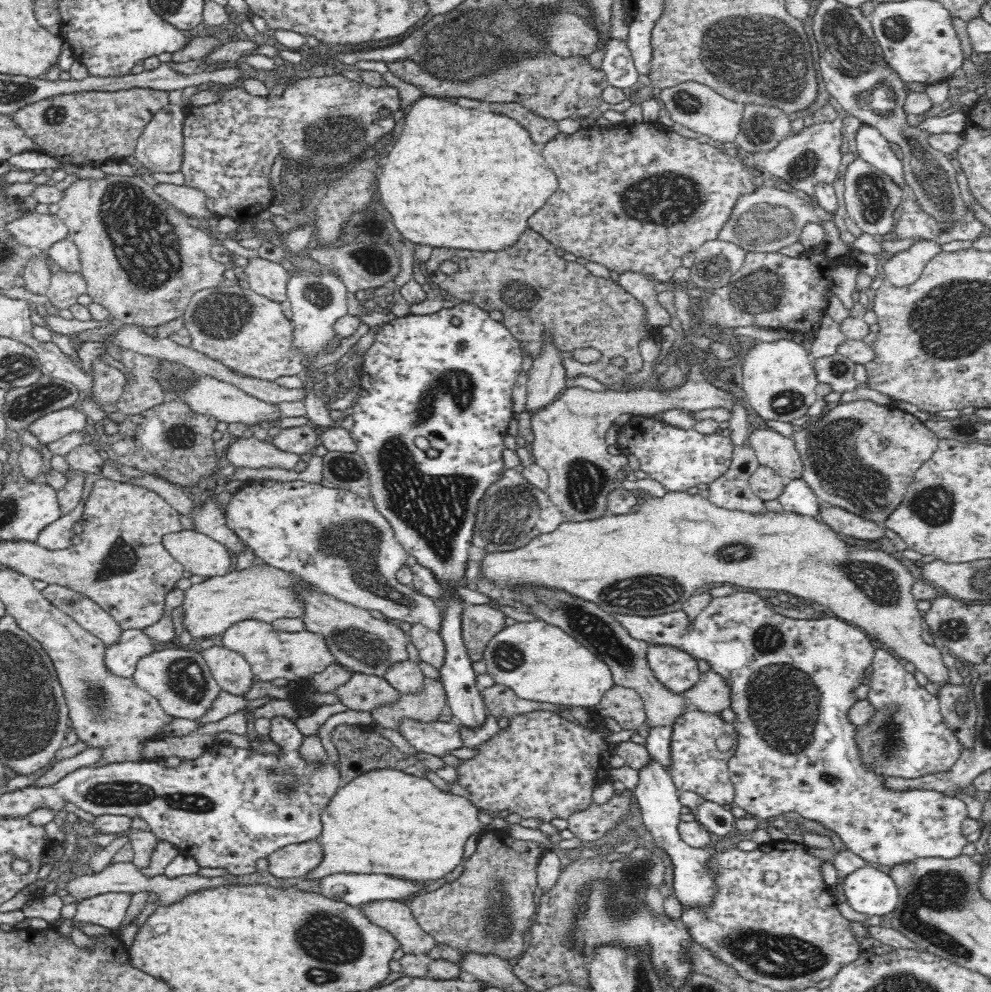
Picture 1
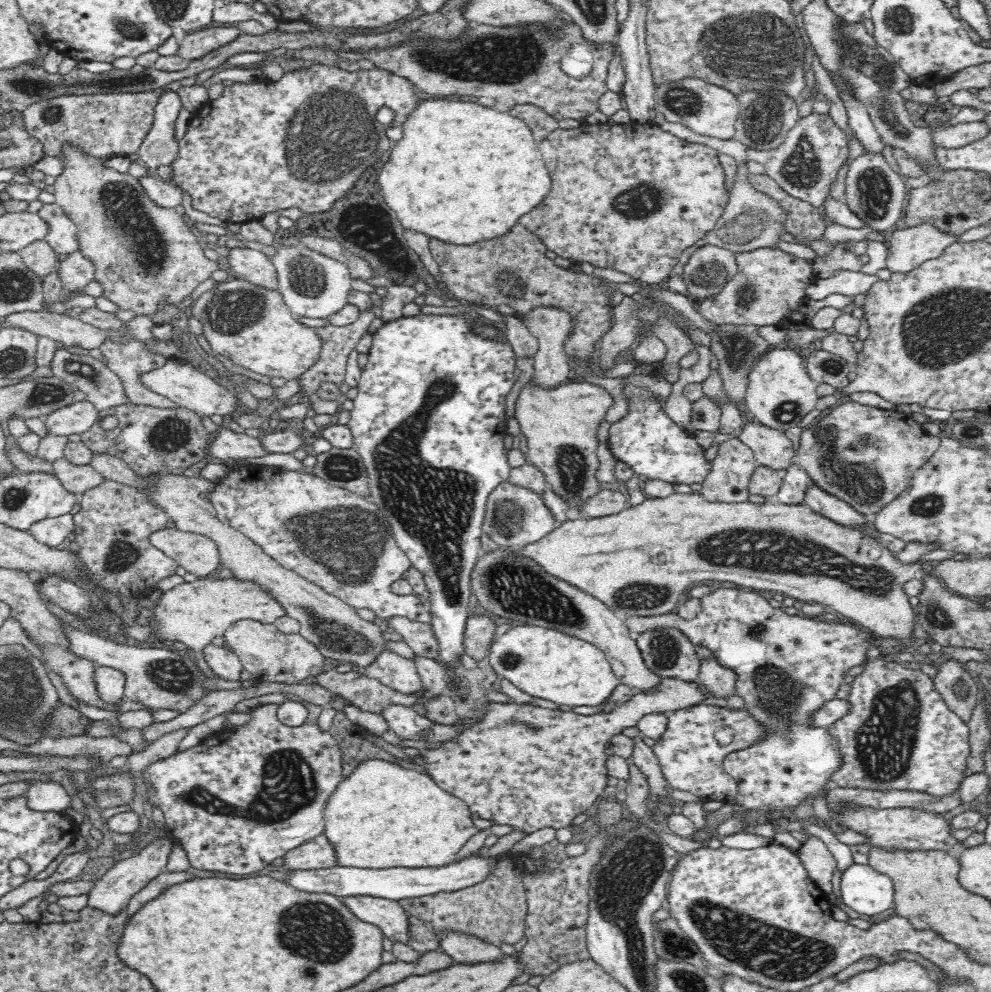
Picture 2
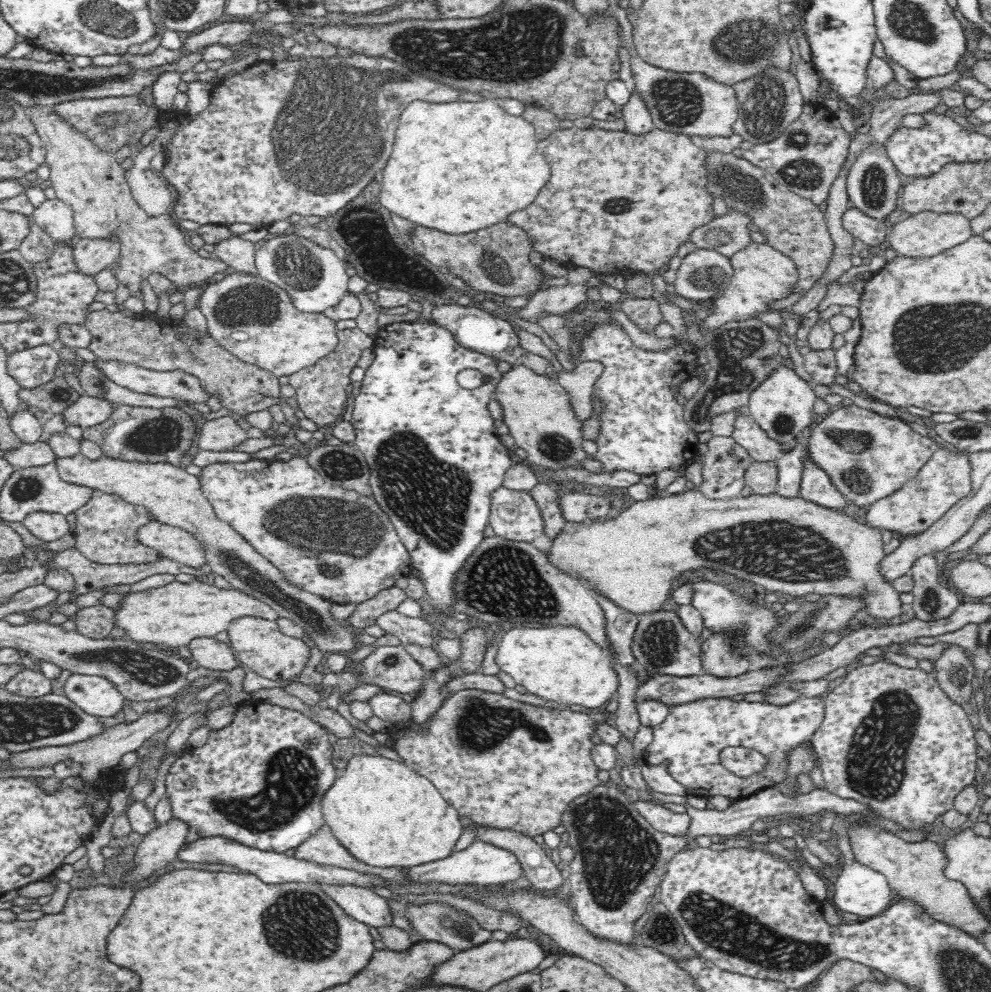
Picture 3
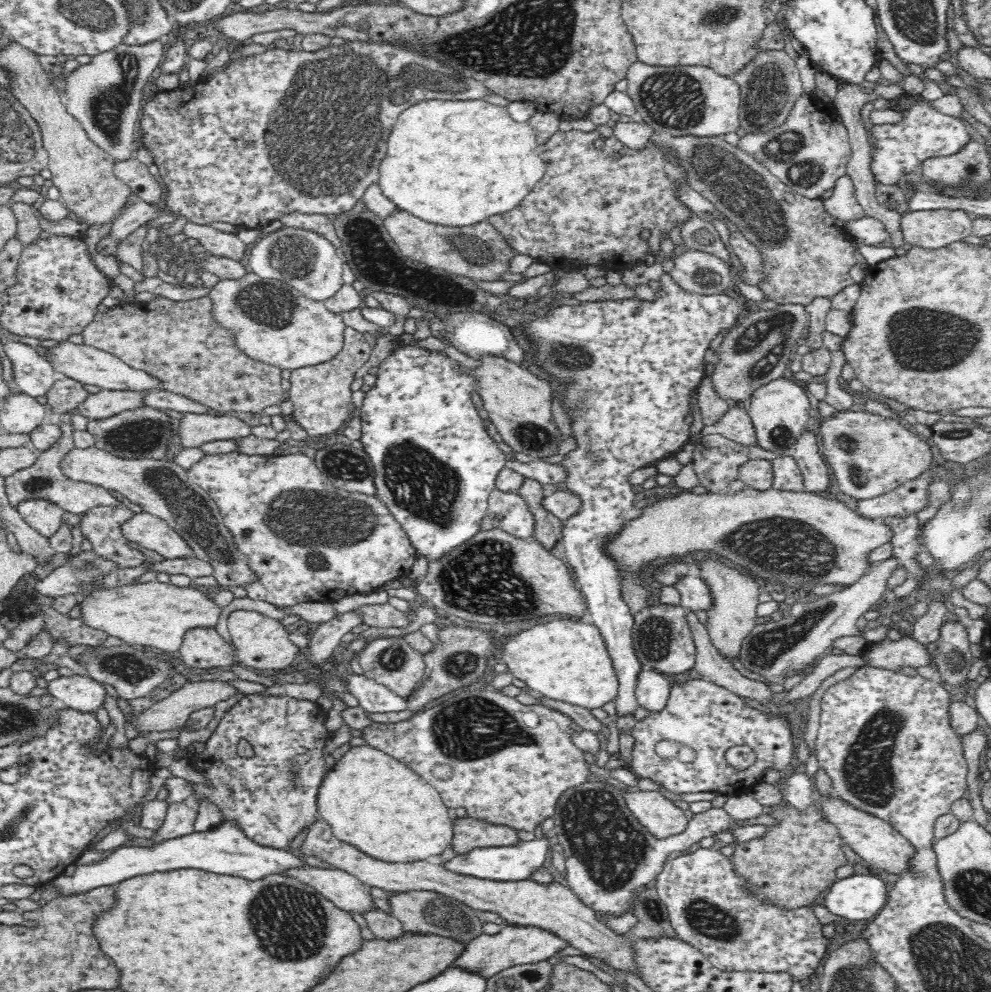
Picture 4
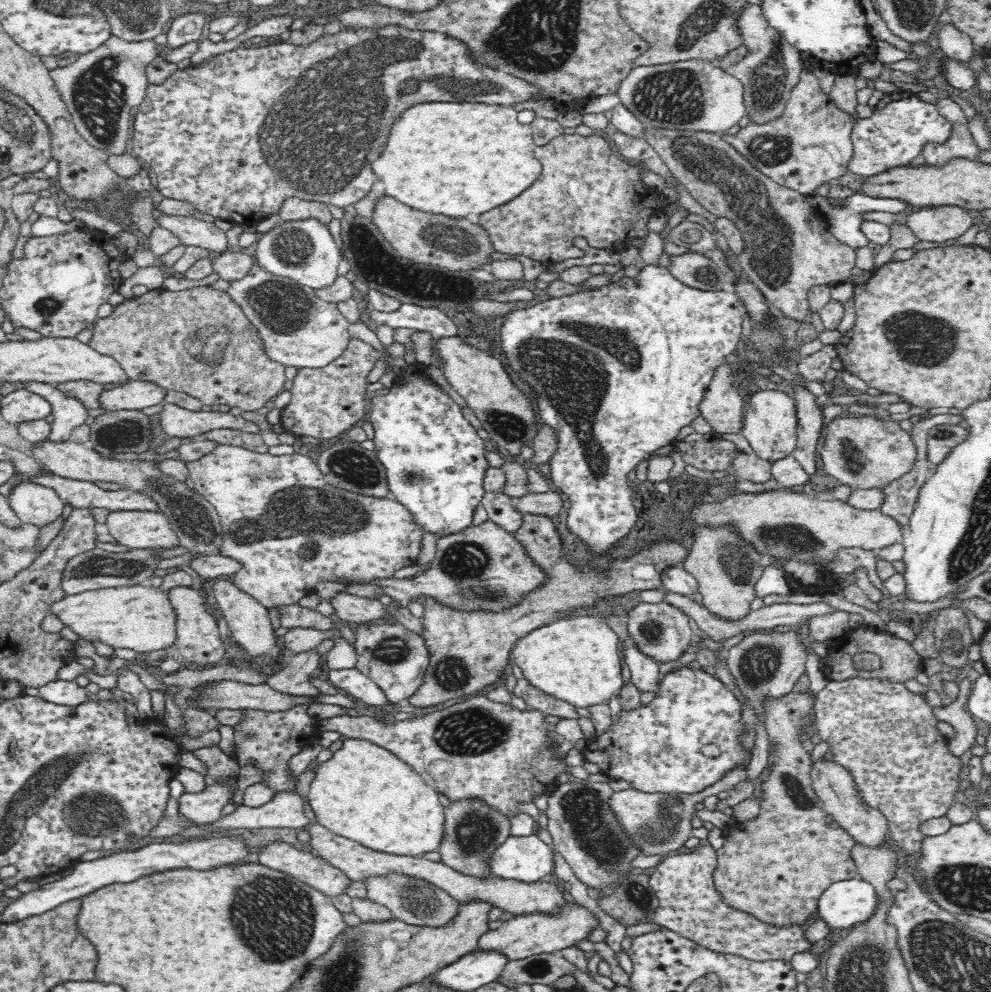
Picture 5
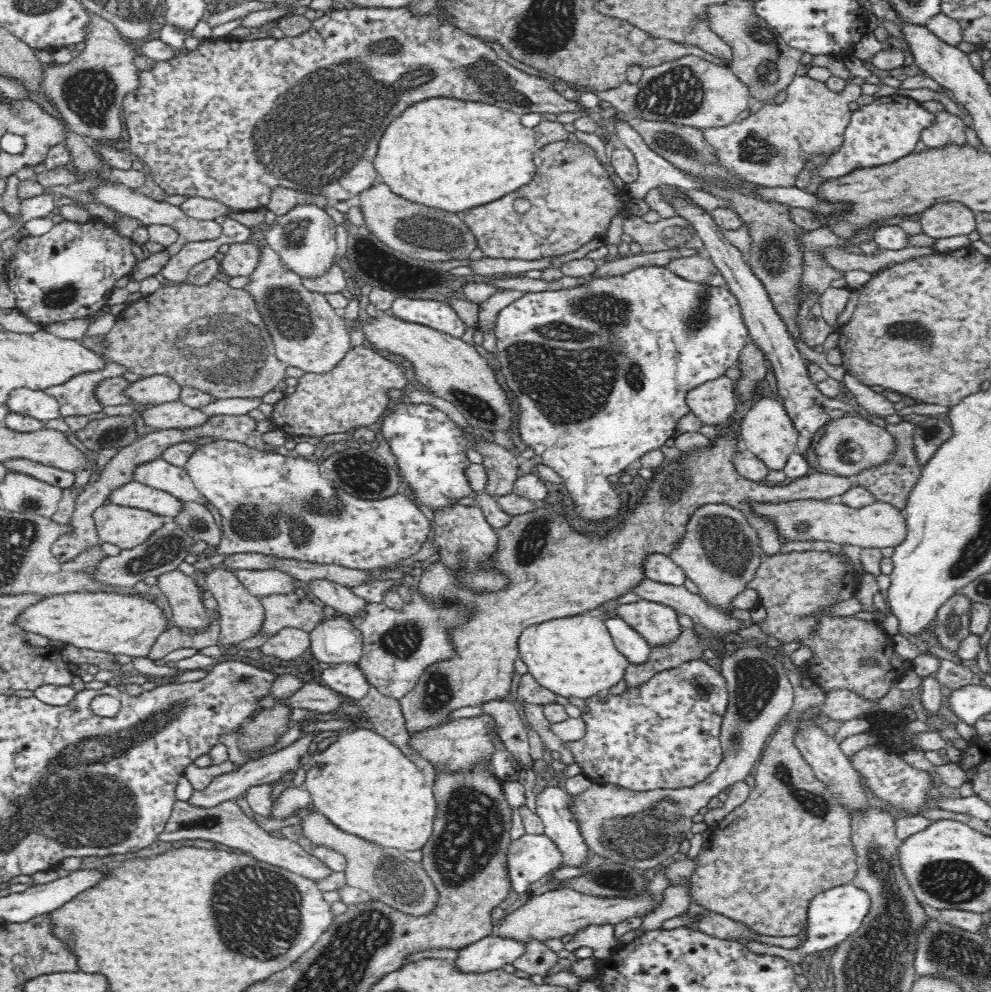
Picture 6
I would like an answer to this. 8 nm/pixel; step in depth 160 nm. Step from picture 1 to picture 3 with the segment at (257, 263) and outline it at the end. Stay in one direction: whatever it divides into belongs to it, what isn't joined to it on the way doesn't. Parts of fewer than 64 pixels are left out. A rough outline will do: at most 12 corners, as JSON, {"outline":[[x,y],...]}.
{"outline":[[234,236],[214,254],[238,273],[260,277],[254,243]]}

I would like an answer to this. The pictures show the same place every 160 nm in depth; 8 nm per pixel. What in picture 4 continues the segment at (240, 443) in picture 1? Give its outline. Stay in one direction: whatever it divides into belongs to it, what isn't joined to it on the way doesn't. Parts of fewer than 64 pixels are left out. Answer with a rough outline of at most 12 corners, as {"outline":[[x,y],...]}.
{"outline":[[184,414],[184,448],[237,440],[251,427],[234,414]]}

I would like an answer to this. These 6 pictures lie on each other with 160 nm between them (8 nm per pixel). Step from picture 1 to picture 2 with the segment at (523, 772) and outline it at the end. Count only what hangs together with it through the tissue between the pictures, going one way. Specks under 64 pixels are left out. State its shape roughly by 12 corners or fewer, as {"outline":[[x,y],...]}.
{"outline":[[663,678],[610,712],[490,703],[423,749],[426,775],[496,824],[570,828],[606,748],[700,705]]}

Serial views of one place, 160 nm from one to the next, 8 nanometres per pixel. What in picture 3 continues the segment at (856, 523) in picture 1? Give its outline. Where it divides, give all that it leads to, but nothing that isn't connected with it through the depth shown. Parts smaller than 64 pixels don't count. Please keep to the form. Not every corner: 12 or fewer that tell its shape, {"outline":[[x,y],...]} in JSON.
{"outline":[[807,455],[799,496],[848,510],[845,496]]}

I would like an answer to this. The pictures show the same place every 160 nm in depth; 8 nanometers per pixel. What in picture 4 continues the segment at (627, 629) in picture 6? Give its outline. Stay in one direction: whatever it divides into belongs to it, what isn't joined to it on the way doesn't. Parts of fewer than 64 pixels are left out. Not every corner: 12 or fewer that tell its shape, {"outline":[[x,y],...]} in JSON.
{"outline":[[643,670],[637,702],[648,712],[662,712],[672,685],[662,673]]}

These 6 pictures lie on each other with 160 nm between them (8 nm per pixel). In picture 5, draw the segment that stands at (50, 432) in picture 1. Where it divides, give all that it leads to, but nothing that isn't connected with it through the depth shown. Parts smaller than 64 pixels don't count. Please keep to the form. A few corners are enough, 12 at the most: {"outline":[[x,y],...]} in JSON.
{"outline":[[130,380],[102,391],[106,412],[142,410],[163,403],[166,390]]}

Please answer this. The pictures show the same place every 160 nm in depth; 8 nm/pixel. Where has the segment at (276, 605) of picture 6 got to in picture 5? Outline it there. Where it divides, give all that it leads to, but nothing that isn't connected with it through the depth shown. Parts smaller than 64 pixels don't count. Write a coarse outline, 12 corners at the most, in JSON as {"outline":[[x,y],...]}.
{"outline":[[294,604],[277,608],[281,627],[333,629],[333,618]]}

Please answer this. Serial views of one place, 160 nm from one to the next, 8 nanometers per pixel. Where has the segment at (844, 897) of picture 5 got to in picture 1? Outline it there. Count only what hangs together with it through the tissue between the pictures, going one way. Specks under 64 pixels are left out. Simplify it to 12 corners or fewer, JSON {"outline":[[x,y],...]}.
{"outline":[[872,866],[846,876],[852,909],[870,917],[899,904],[897,882]]}

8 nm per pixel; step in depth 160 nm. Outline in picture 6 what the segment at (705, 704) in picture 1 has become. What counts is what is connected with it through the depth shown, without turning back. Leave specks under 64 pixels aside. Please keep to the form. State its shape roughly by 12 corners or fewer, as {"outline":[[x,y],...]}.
{"outline":[[708,503],[669,557],[720,610],[764,556],[747,515]]}

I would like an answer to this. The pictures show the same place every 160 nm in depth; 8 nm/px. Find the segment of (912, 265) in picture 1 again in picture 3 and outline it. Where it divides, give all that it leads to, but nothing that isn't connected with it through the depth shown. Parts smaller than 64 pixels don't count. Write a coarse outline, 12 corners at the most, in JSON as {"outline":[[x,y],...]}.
{"outline":[[962,214],[889,225],[898,257],[933,257],[973,235]]}

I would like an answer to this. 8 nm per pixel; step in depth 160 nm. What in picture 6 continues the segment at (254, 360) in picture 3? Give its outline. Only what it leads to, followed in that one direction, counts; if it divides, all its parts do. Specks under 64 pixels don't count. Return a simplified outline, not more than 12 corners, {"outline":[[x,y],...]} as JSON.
{"outline":[[266,246],[243,290],[276,358],[323,373],[350,325]]}

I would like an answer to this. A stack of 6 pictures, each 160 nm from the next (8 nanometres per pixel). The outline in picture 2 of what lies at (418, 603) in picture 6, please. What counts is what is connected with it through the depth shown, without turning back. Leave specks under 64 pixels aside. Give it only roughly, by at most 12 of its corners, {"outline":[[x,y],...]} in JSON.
{"outline":[[390,650],[363,672],[405,695],[423,688],[415,662]]}

